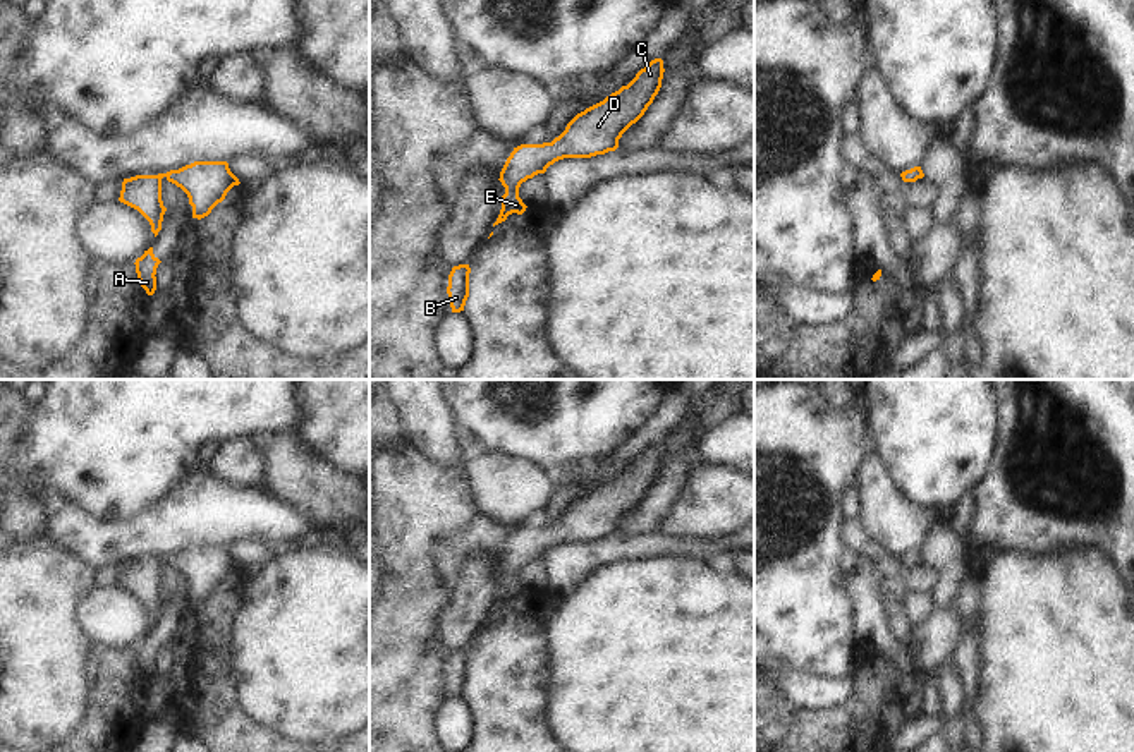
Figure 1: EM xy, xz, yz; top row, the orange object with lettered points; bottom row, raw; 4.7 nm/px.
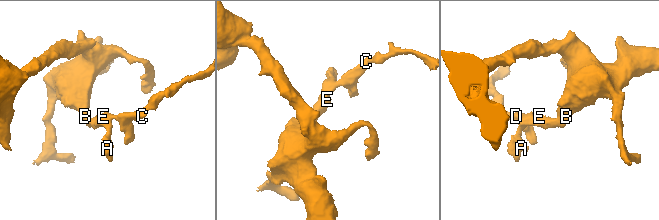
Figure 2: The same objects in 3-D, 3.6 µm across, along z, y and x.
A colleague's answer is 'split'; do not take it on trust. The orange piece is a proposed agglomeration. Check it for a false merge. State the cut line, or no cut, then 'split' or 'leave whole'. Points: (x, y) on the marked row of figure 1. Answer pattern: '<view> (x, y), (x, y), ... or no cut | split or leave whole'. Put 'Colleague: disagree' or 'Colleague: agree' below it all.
no cut | leave whole
Colleague: disagree

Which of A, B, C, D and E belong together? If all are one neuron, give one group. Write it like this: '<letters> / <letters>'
A B C D E

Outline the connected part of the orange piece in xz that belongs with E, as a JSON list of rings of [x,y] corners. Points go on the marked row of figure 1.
[[[651,60],[627,86],[577,113],[552,143],[514,148],[500,172],[498,180],[505,187],[505,194],[500,199],[502,209],[493,227],[505,221],[512,213],[522,215],[526,211],[527,206],[519,197],[521,184],[545,173],[555,161],[615,151],[622,134],[653,103],[662,88],[663,72],[663,60]]]

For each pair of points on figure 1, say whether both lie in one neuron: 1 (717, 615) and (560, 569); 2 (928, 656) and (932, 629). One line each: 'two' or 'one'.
1: two
2: one

